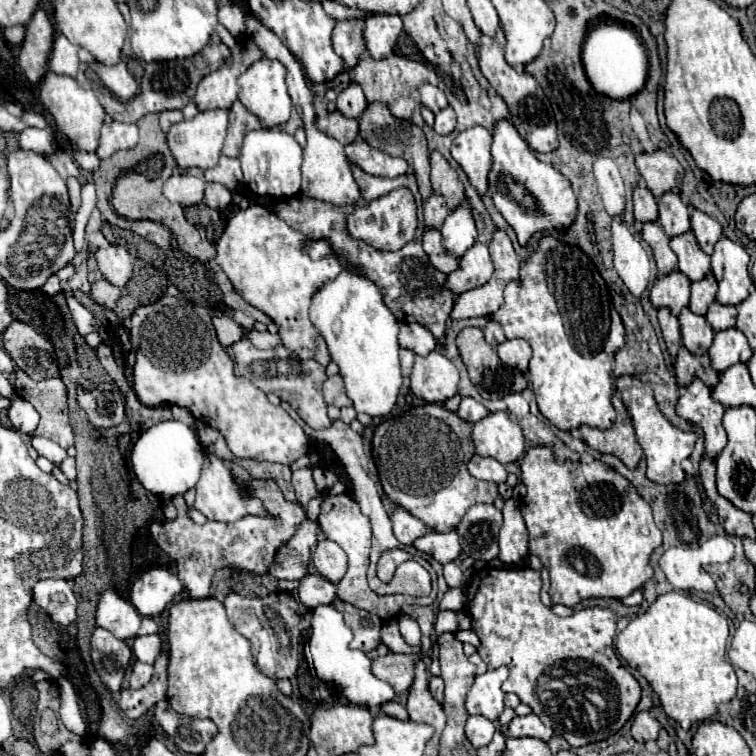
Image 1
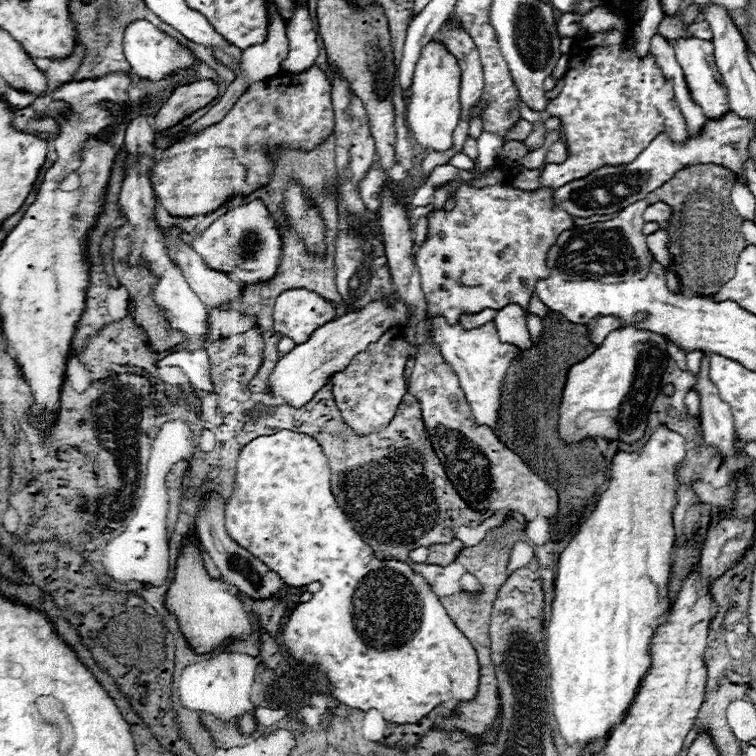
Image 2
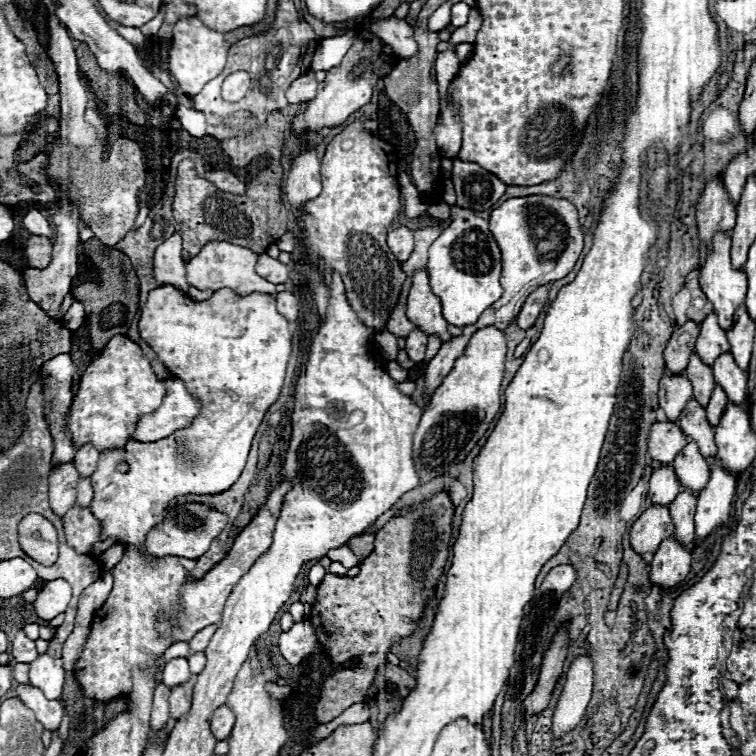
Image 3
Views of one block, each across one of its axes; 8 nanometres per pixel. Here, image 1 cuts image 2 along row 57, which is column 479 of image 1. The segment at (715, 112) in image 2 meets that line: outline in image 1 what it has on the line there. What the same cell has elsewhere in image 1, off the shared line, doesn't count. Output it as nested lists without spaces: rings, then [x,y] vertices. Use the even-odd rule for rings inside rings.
[[[500,666],[496,670],[488,670],[482,676],[476,676],[468,698],[466,698],[466,710],[468,714],[482,714],[490,718],[492,722],[498,720],[498,716],[504,710],[504,692],[502,682],[508,678],[508,668]]]

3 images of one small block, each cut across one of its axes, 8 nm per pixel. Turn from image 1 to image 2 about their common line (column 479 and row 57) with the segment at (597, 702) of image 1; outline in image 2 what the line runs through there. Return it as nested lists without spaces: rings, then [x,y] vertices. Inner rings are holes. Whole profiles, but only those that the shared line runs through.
[[[620,32],[612,34],[590,34],[586,38],[574,38],[574,48],[570,52],[568,70],[564,74],[564,86],[560,94],[552,98],[546,106],[550,116],[558,116],[562,120],[562,132],[566,136],[568,158],[562,164],[546,164],[540,174],[540,188],[560,188],[572,180],[584,178],[590,172],[602,166],[628,164],[654,140],[654,136],[668,132],[672,140],[682,142],[686,138],[686,120],[674,98],[674,84],[662,76],[652,54],[646,60],[638,60],[638,56],[624,50],[624,38]]]

